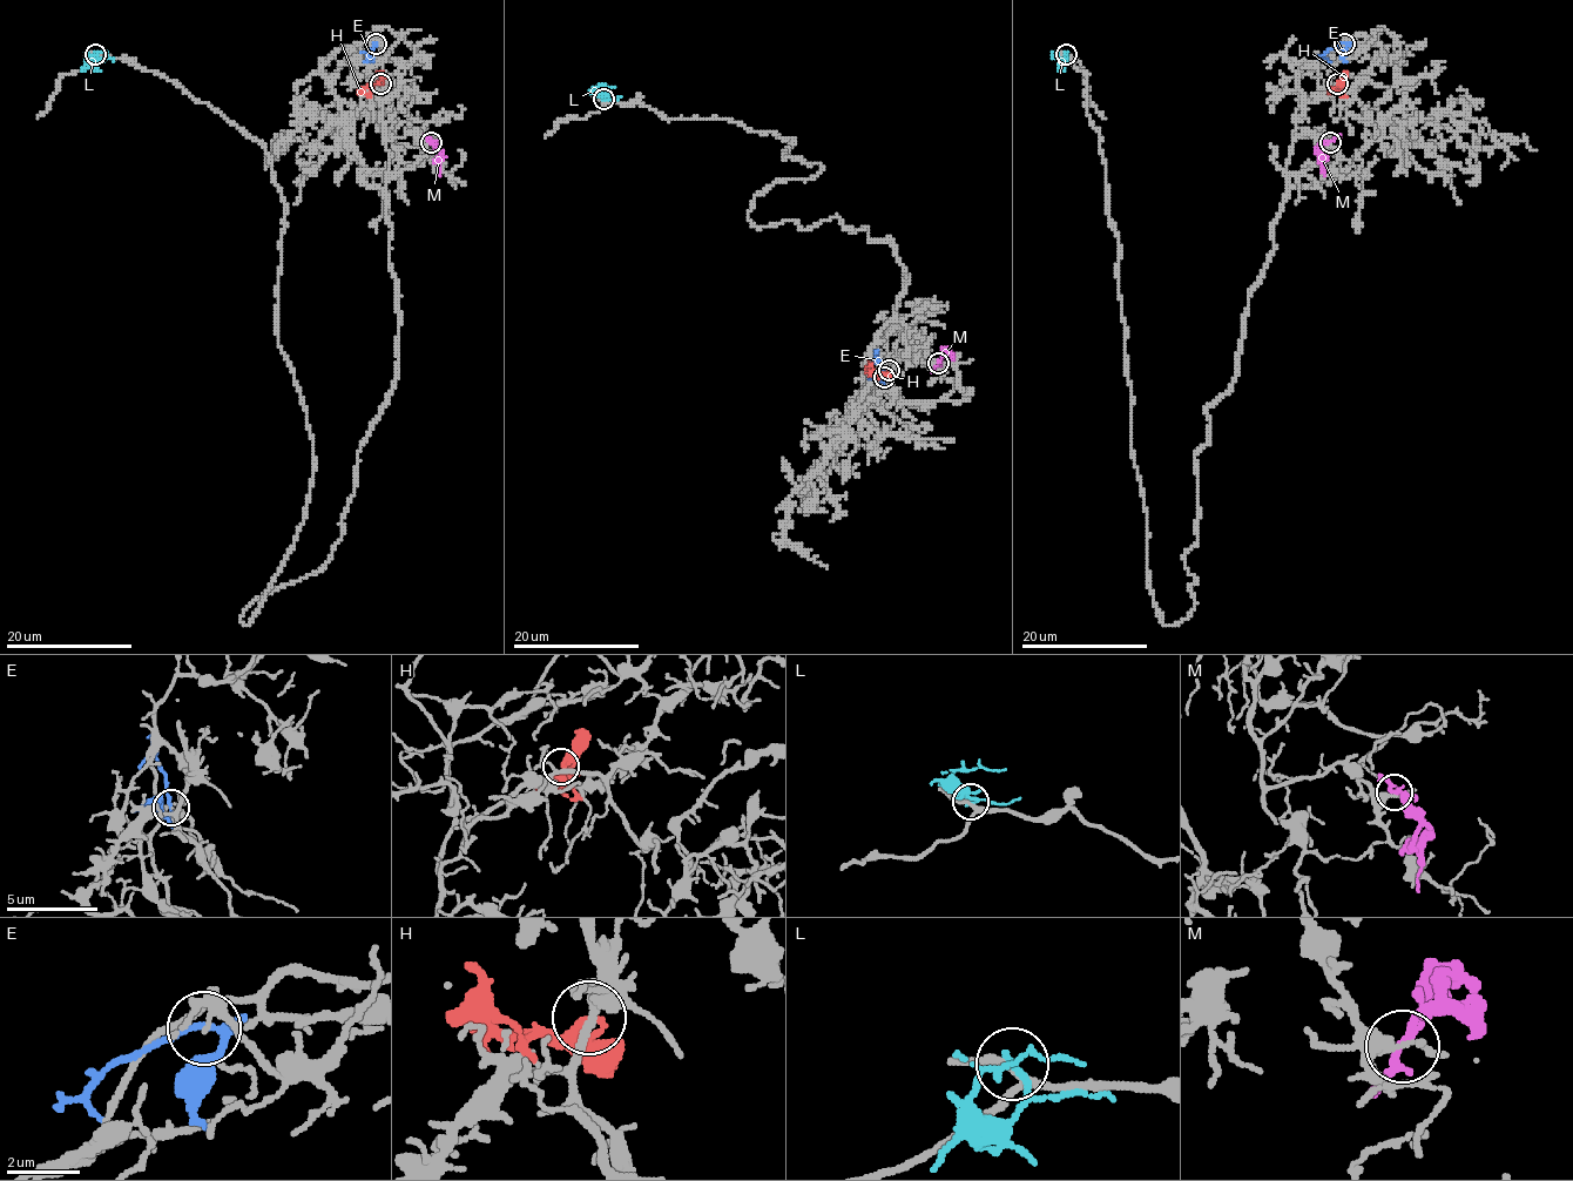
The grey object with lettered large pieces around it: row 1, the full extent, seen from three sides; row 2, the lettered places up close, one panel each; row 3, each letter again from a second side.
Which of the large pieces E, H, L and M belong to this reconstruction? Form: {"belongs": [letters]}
{"belongs": []}

